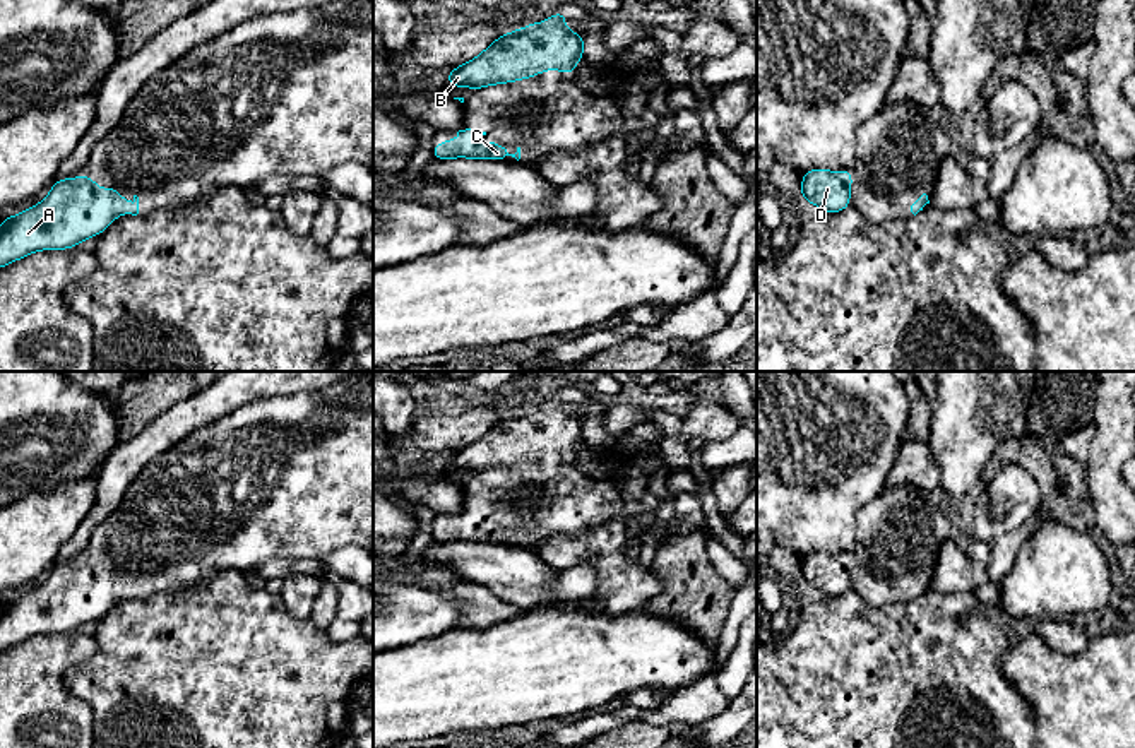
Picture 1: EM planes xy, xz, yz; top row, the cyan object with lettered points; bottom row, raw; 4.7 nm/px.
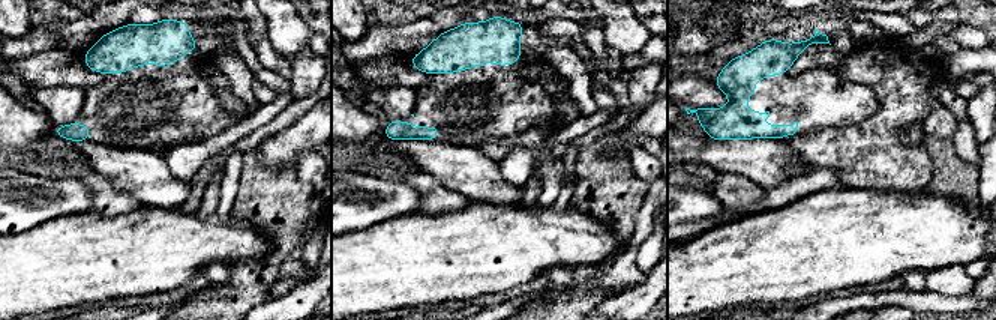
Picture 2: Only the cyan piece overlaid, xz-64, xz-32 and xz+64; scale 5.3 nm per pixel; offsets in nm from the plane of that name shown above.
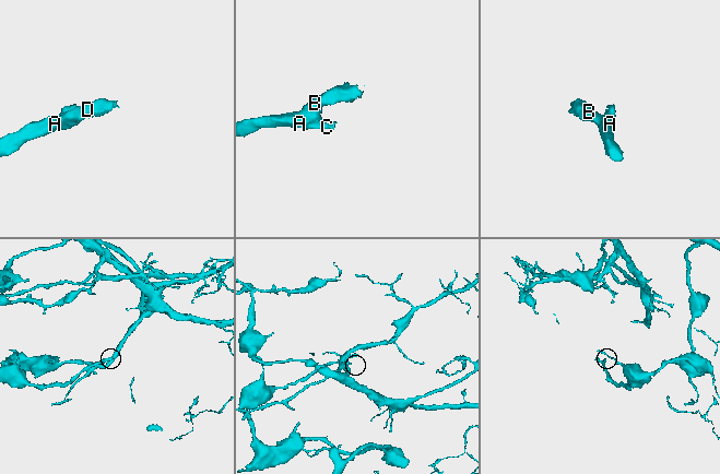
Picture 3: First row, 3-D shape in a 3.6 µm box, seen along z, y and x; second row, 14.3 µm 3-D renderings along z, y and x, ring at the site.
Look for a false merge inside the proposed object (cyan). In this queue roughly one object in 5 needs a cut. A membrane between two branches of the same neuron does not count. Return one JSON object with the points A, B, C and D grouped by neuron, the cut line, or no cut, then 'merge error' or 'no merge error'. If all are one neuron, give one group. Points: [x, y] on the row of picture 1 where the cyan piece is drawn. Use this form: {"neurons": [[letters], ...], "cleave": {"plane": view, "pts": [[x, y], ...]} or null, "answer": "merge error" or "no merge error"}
{"neurons": [["A", "B", "C", "D"]], "cleave": null, "answer": "no merge error"}

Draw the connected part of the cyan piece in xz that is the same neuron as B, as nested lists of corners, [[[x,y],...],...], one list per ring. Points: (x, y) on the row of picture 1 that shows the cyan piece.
[[[558,10],[546,22],[502,34],[481,55],[452,68],[447,82],[452,87],[481,89],[536,77],[548,68],[575,75],[575,63],[584,58],[584,34],[567,31],[567,19]]]

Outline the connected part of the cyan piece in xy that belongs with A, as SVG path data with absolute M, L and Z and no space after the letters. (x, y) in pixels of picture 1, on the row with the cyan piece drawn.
M91 175L56 180L41 204L34 204L14 217L3 216L0 224L0 269L38 250L75 248L86 238L99 236L118 214L137 216L139 197L134 195L134 202L128 204L113 187L98 188Z

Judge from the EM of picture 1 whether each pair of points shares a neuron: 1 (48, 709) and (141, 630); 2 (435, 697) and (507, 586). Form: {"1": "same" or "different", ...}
{"1": "different", "2": "different"}

